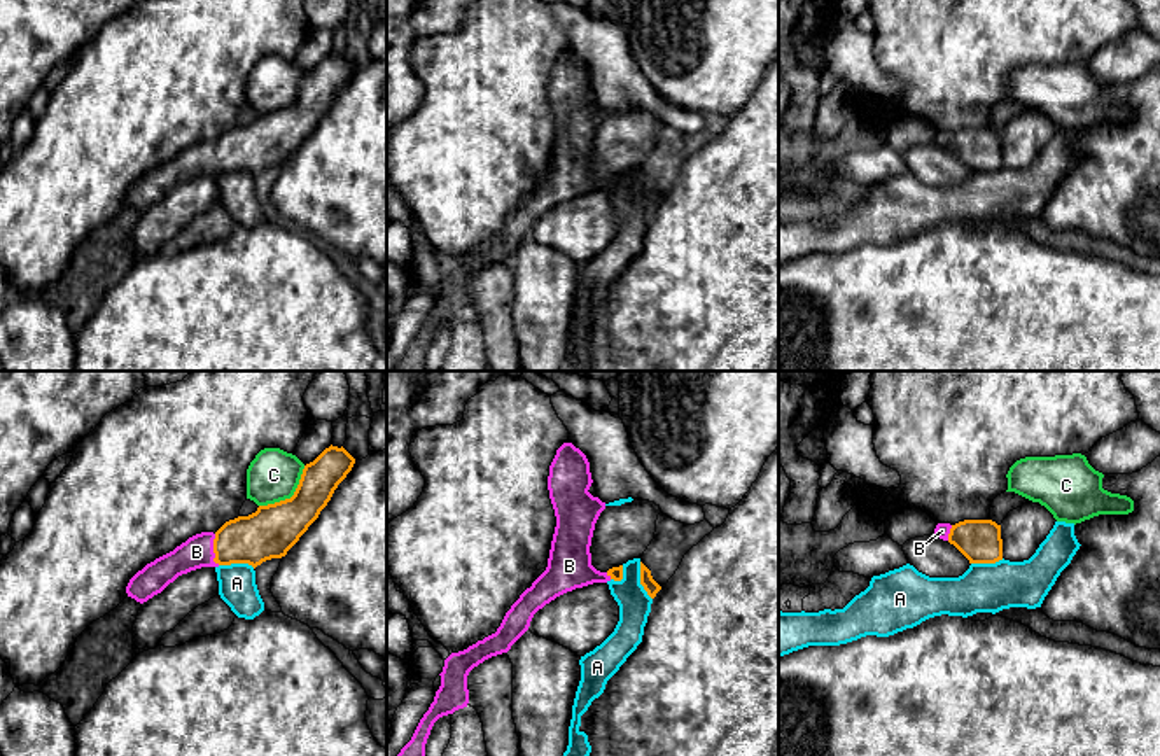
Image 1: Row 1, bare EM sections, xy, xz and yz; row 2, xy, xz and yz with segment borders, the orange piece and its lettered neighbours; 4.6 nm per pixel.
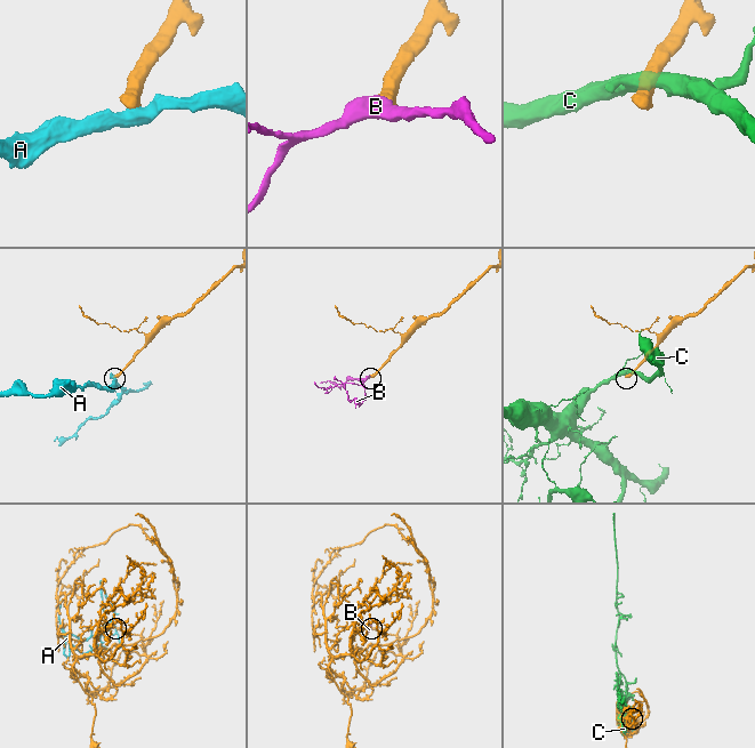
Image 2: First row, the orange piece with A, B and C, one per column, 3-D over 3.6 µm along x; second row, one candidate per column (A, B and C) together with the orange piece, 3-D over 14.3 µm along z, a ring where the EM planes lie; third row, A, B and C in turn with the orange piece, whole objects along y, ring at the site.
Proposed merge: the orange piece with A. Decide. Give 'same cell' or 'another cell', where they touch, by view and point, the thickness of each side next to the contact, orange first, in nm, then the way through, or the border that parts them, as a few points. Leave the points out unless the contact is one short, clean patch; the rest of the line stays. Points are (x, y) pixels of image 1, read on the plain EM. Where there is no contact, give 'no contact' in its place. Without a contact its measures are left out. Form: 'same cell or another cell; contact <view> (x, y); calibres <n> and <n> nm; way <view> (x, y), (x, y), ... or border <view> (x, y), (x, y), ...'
another cell; contact xz (641, 189); calibres 70 and 150 nm; border xz (639, 170), (639, 191), (651, 207)

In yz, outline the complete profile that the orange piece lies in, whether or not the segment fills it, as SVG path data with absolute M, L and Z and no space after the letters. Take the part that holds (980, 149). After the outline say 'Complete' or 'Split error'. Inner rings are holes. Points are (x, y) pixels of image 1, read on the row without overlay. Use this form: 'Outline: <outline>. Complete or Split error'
Outline: M964 128L955 133L938 131L934 142L954 152L969 172L1003 168L1001 133L992 128Z. Split error

